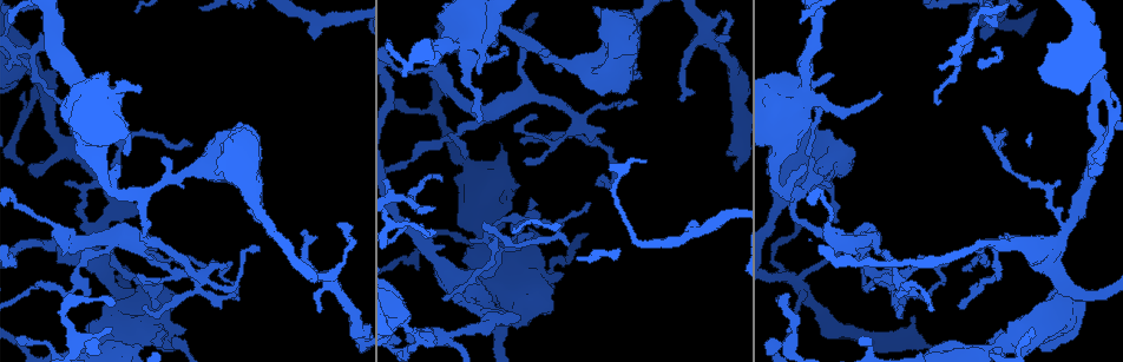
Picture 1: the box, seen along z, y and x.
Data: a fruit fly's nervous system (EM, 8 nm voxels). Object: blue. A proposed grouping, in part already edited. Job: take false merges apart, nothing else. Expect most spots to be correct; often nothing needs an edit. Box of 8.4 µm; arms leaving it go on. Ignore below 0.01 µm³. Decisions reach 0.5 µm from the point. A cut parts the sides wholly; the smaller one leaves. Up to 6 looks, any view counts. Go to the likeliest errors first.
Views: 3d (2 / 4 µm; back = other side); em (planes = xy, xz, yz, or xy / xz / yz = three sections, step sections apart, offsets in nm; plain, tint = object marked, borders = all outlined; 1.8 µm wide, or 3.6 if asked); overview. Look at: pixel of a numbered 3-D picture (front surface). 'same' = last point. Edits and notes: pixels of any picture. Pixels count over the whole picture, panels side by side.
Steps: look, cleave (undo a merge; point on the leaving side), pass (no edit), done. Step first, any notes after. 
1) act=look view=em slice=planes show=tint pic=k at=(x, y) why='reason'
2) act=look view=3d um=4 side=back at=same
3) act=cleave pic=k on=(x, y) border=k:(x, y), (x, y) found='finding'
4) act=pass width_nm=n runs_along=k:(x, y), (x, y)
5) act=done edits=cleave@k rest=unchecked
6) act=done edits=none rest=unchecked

act=look view=em um=3.6 slice=yz step=16 show=tint pic=1 at=(1075, 294) why='calibre changes'

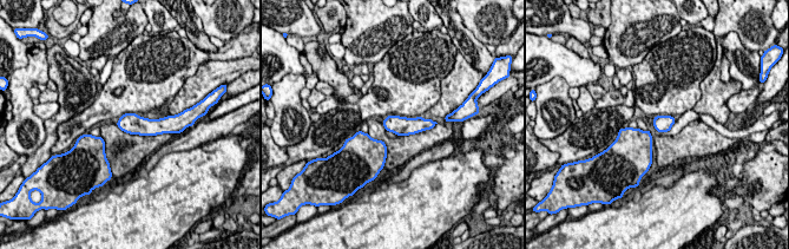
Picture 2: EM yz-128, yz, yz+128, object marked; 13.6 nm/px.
act=look view=em um=3.6 slice=planes show=tint at=same

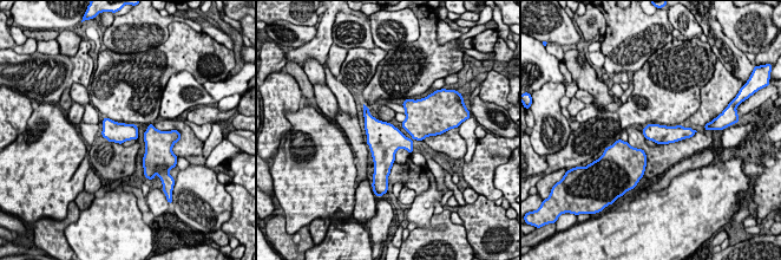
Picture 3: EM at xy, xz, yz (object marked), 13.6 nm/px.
act=pass width_nm=260 found='one cell here'

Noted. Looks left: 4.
act=look view=em slice=planes show=tint pic=1 at=(1096, 145) why='four or more arms meet'

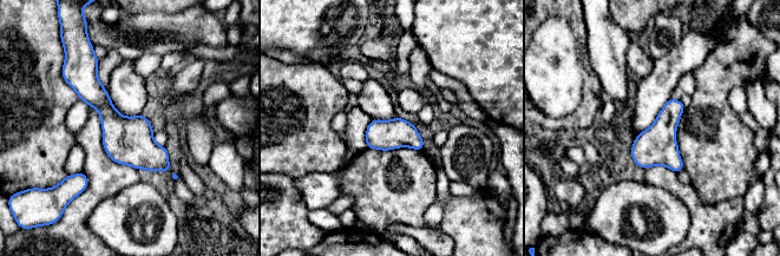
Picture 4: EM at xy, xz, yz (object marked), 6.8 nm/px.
act=pass runs_along=4:(91, 69), (107, 113), (176, 177) found='one cell here'

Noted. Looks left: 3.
act=look view=3d um=4 pic=1 at=(956, 49) why='a fork'

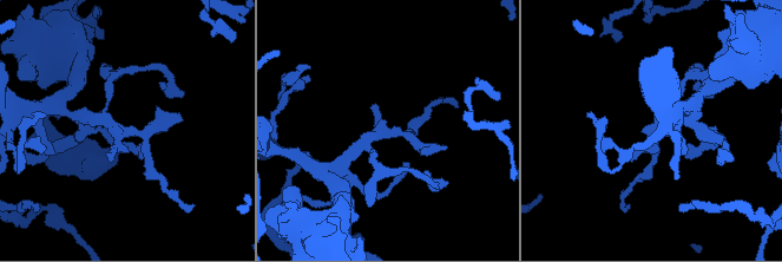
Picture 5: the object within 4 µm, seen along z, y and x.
act=look view=em slice=planes show=tint pic=5 at=(139, 132) why='shape alone is not enough'

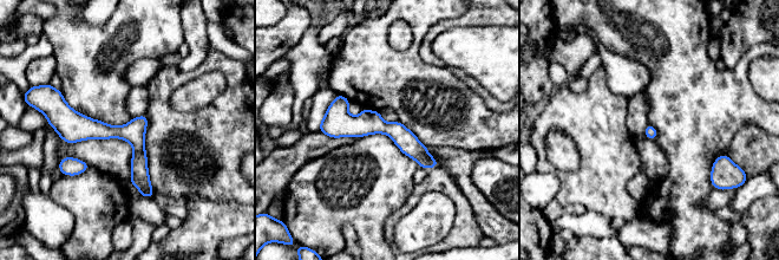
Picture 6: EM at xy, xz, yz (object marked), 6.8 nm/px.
act=pass runs_along=6:(53, 117), (125, 131), (150, 193) found='all the same cell'

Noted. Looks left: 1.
act=done edits=none rest=unchecked

